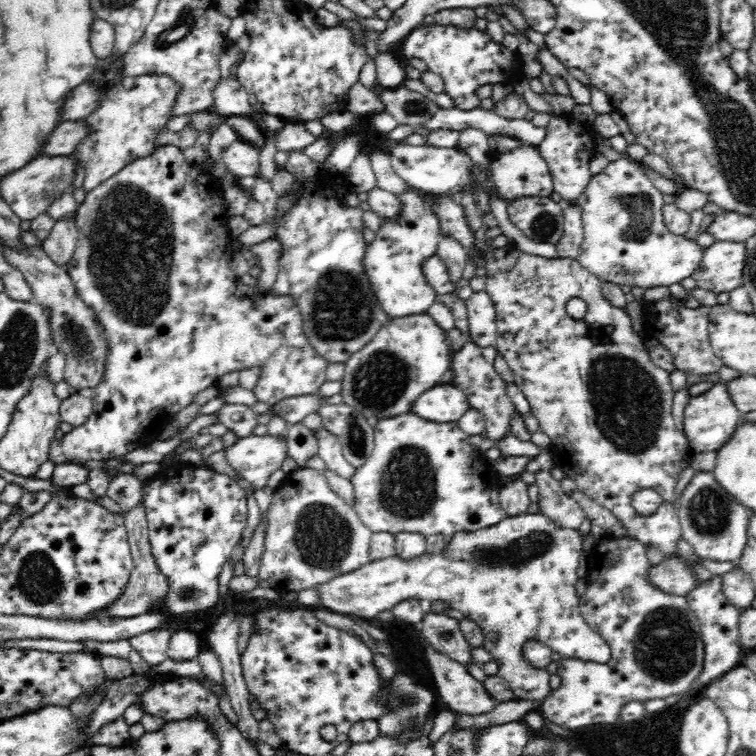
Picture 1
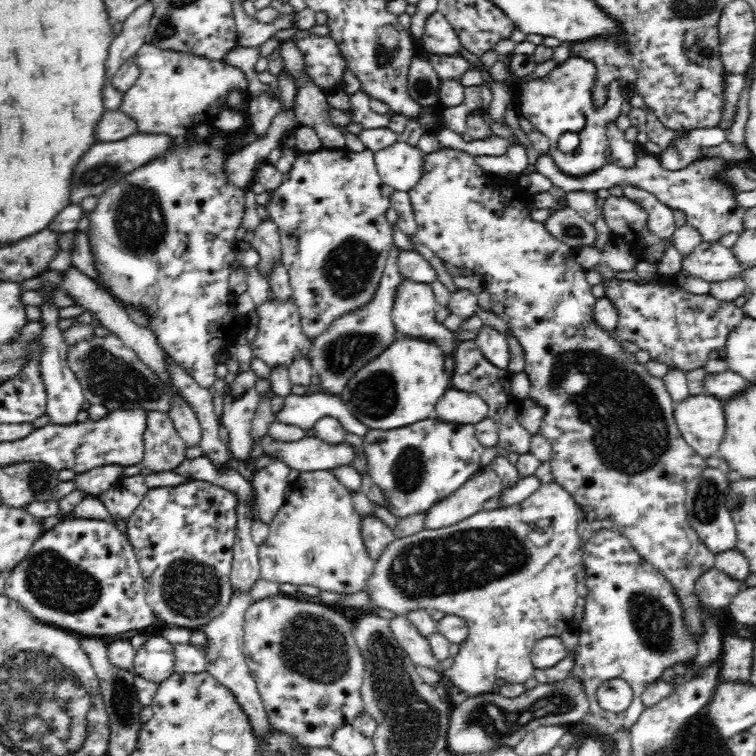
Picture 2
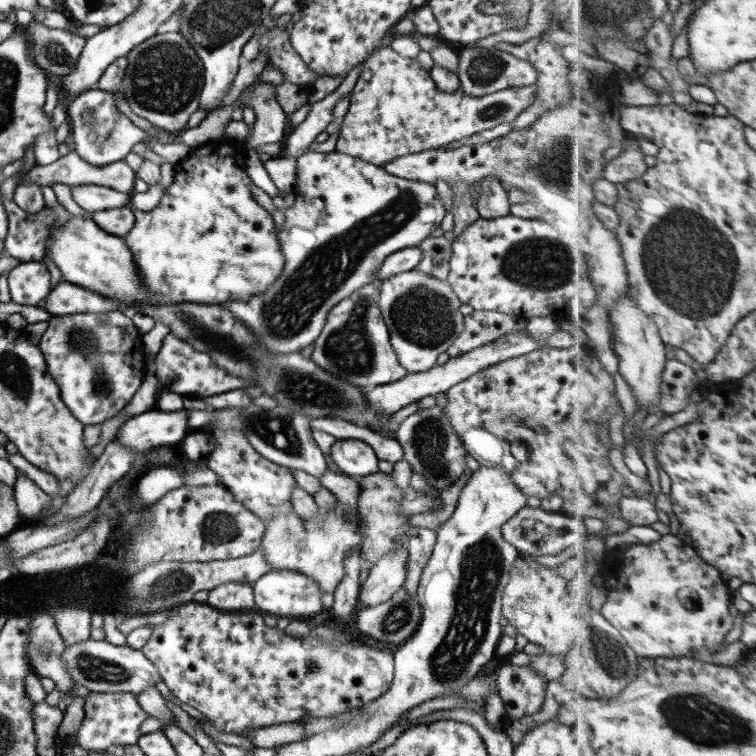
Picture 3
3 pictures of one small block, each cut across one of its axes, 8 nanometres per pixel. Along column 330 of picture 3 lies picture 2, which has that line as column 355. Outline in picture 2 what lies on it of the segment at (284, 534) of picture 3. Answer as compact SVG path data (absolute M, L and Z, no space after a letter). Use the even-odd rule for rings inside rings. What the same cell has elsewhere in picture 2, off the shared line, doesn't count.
M329 470L300 472L298 480L290 483L290 489L292 494L270 522L266 541L258 548L261 578L278 584L310 584L332 594L352 594L364 589L366 580L374 572L375 562L366 553L361 533L362 517L354 509L351 493Z

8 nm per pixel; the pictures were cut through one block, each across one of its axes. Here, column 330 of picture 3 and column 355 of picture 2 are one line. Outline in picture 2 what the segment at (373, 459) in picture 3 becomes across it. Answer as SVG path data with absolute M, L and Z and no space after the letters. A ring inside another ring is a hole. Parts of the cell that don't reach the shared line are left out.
M264 435L260 444L264 453L280 457L288 467L300 472L330 471L338 466L350 466L356 458L354 447L346 443L332 445L316 436L284 442Z

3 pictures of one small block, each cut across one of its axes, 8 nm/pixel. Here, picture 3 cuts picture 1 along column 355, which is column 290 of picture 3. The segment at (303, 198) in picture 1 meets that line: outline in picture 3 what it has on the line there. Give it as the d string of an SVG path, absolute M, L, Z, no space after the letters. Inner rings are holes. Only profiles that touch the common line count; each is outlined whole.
M308 152L297 158L296 163L296 192L306 192L306 194L296 194L294 206L288 207L285 211L286 221L282 228L276 230L278 242L280 242L280 250L284 256L284 269L278 276L270 288L263 293L251 296L247 301L235 300L219 303L219 306L226 308L228 312L232 312L234 316L238 316L238 320L256 336L256 340L274 354L290 354L290 352L300 352L306 346L310 346L320 336L323 326L326 322L328 311L338 304L341 300L348 298L353 292L356 292L362 286L378 283L377 274L381 264L386 260L386 257L394 252L401 251L408 247L418 247L419 244L436 228L440 228L447 210L444 208L440 196L436 190L436 184L428 184L428 182L418 182L418 180L406 180L402 177L397 177L384 170L384 167L374 166L367 163L365 160L354 158L353 156L342 154L340 152Z

